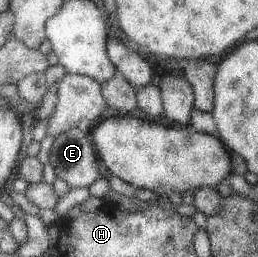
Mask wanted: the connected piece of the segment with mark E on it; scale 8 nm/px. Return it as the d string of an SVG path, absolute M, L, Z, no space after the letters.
M74 127L69 131L60 133L54 142L52 142L50 157L47 162L53 165L56 178L64 180L70 190L72 188L89 188L95 180L102 176L100 162L98 162L97 152L93 146L91 136L88 130L82 128Z

